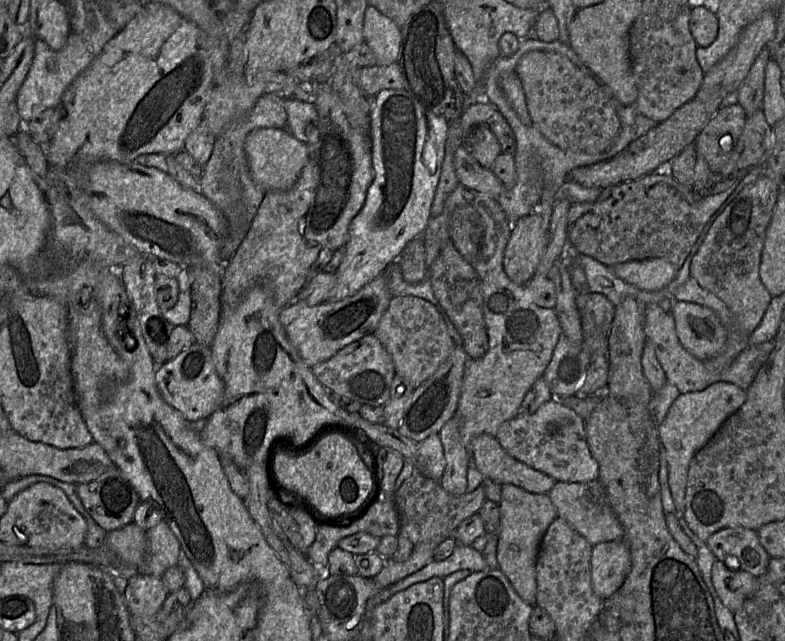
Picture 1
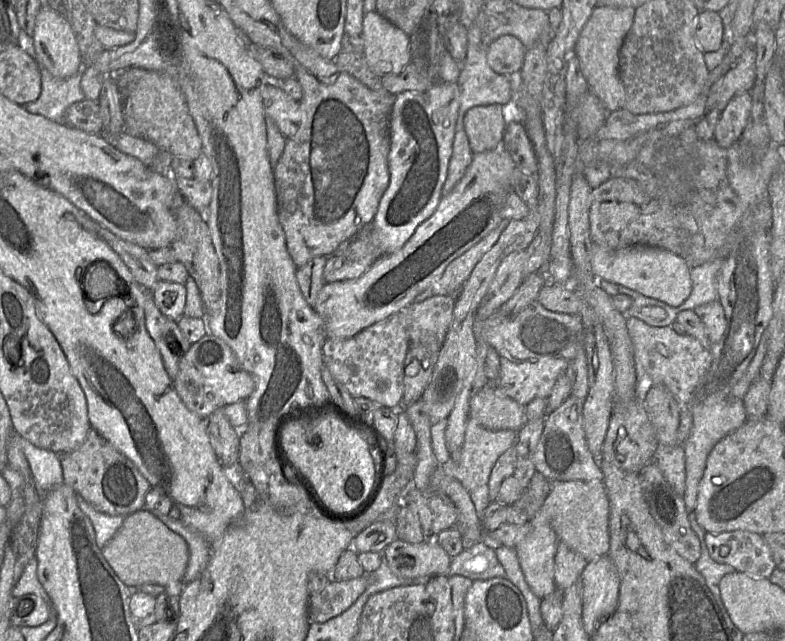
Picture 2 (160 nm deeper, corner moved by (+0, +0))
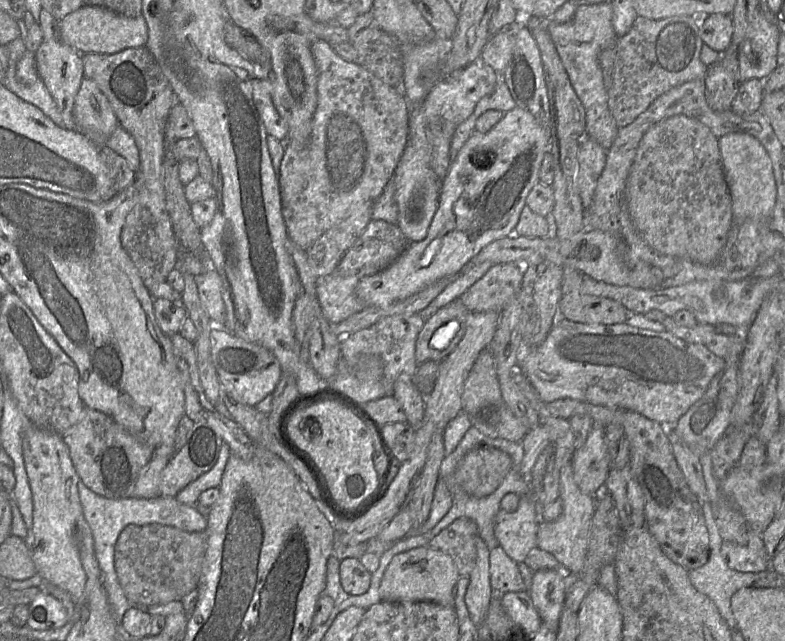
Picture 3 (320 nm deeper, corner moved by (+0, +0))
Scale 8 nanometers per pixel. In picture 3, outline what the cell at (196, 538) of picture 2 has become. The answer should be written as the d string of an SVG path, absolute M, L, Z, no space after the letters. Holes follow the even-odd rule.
M81 480L78 482L78 494L85 519L93 535L95 553L102 571L103 585L110 607L120 625L124 613L131 606L119 583L114 566L115 545L121 531L130 524L158 523L187 532L203 532L207 528L207 517L202 515L195 505L180 503L175 497L109 499L90 490Z

